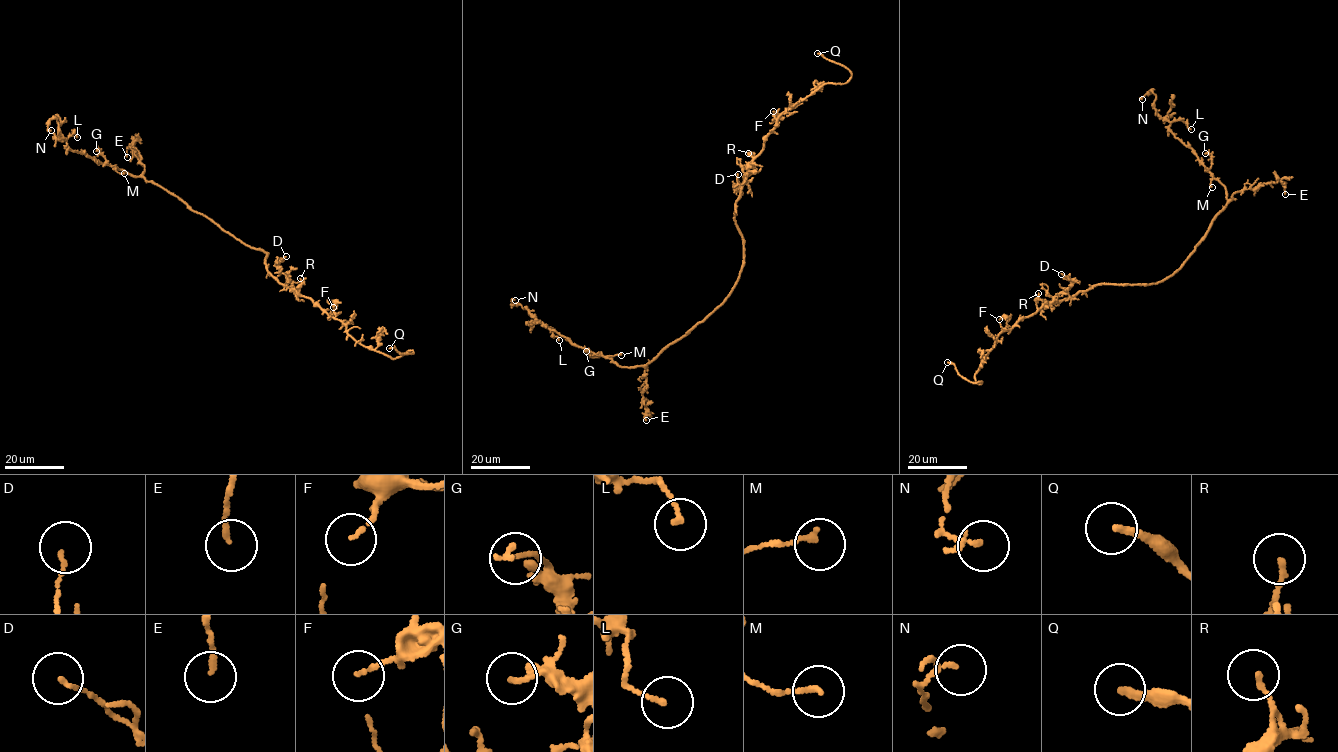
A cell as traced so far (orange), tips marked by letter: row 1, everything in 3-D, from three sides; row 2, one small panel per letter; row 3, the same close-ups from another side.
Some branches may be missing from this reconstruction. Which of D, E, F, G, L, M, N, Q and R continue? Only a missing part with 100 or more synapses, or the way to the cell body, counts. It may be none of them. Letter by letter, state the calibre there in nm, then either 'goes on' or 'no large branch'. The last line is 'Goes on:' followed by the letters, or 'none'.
D: 110 nm | no large branch
E: 140 nm | no large branch
F: 100 nm | no large branch
G: 110 nm | no large branch
L: 140 nm | no large branch
M: 150 nm | no large branch
N: 100 nm | no large branch
Q: 200 nm | goes on
R: 150 nm | no large branch
Goes on: Q

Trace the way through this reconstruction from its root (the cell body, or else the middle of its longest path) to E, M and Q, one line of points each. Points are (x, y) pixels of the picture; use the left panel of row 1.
E: (254, 249), (162, 187), (148, 181), (143, 176), (141, 158), (130, 148), (132, 143), (127, 157)
M: (254, 249), (162, 187), (124, 173)
Q: (254, 249), (268, 255), (268, 271), (281, 284), (339, 320), (365, 346), (394, 359), (413, 353), (389, 348)

